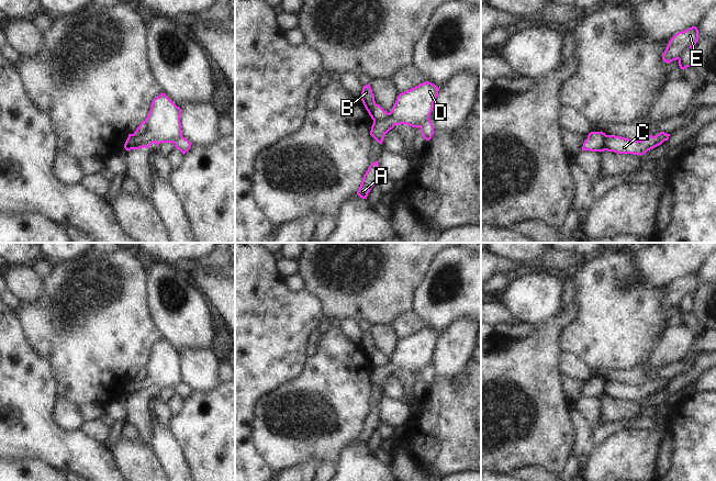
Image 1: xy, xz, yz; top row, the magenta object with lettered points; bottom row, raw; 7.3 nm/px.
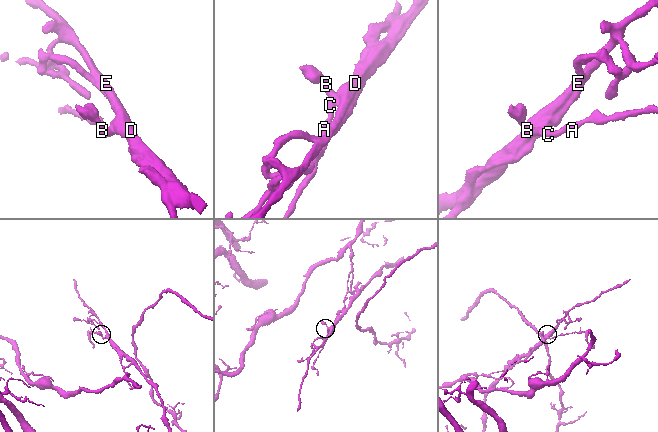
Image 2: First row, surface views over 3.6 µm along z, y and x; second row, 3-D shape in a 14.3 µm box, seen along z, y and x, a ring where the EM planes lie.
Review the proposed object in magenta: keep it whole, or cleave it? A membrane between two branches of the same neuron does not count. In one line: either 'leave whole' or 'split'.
split

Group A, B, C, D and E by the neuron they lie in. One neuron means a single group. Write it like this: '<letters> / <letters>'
A C D E / B

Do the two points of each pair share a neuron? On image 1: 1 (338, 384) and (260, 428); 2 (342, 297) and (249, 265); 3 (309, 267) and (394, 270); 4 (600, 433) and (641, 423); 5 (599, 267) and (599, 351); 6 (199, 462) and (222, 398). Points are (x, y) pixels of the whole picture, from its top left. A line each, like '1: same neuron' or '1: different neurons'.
1: same neuron
2: different neurons
3: same neuron
4: same neuron
5: same neuron
6: same neuron

